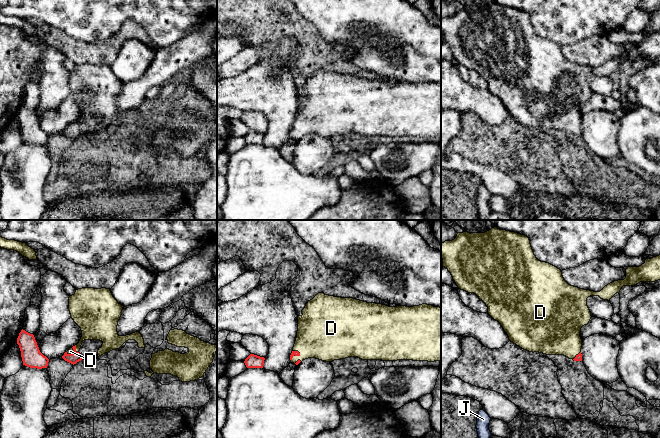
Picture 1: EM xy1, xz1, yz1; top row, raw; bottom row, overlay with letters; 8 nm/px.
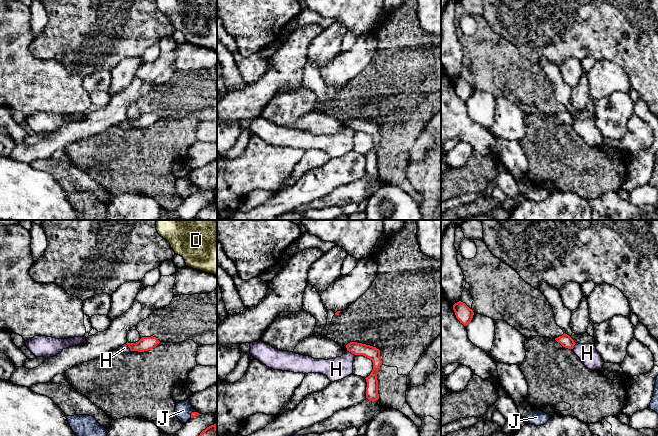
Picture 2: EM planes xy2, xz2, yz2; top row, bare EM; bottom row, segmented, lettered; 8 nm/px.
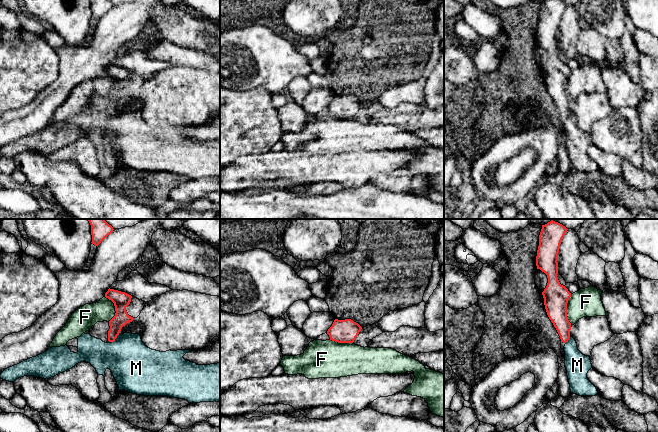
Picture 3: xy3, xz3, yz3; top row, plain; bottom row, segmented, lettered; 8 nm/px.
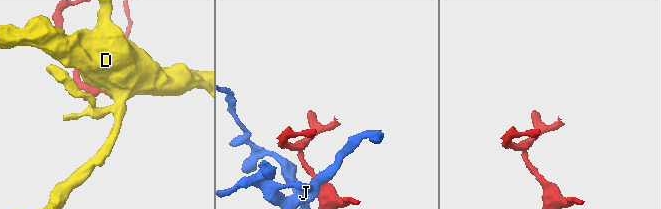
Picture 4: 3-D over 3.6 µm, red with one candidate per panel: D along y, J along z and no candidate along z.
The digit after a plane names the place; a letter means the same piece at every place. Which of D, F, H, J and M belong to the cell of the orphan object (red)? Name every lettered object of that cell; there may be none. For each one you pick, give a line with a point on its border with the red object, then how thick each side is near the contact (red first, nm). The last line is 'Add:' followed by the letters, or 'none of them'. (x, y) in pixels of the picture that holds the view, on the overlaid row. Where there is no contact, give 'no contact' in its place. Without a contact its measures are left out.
M: contact xy3 (115, 338); calibres 120 and 360 nm
Add: M

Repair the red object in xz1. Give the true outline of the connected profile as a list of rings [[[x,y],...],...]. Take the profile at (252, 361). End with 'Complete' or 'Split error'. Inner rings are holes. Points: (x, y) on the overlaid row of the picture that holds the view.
[[[250,354],[244,361],[247,368],[263,368],[264,357]]]. Complete

